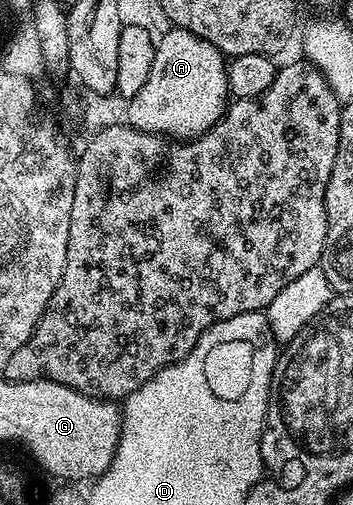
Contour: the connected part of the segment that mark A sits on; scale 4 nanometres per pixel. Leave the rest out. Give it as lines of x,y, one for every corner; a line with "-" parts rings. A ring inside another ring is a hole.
171,26
157,37
152,70
148,70
148,82
144,82
144,87
129,97
127,104
130,105
126,108
125,119
131,128
148,132
151,136
171,136
169,139
174,142
185,142
204,135
225,114
231,99
227,67
227,57
216,46
212,46
212,42
204,42
204,38
188,30

